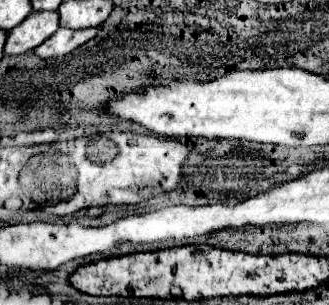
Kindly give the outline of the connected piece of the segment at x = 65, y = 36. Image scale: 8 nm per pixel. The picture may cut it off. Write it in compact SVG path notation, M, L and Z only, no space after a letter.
M59 28L51 38L47 38L43 44L39 44L33 54L41 56L43 60L47 58L59 58L65 56L69 52L73 52L75 48L79 48L81 44L85 44L87 40L91 40L97 34L95 28L89 30L67 30L67 28Z

